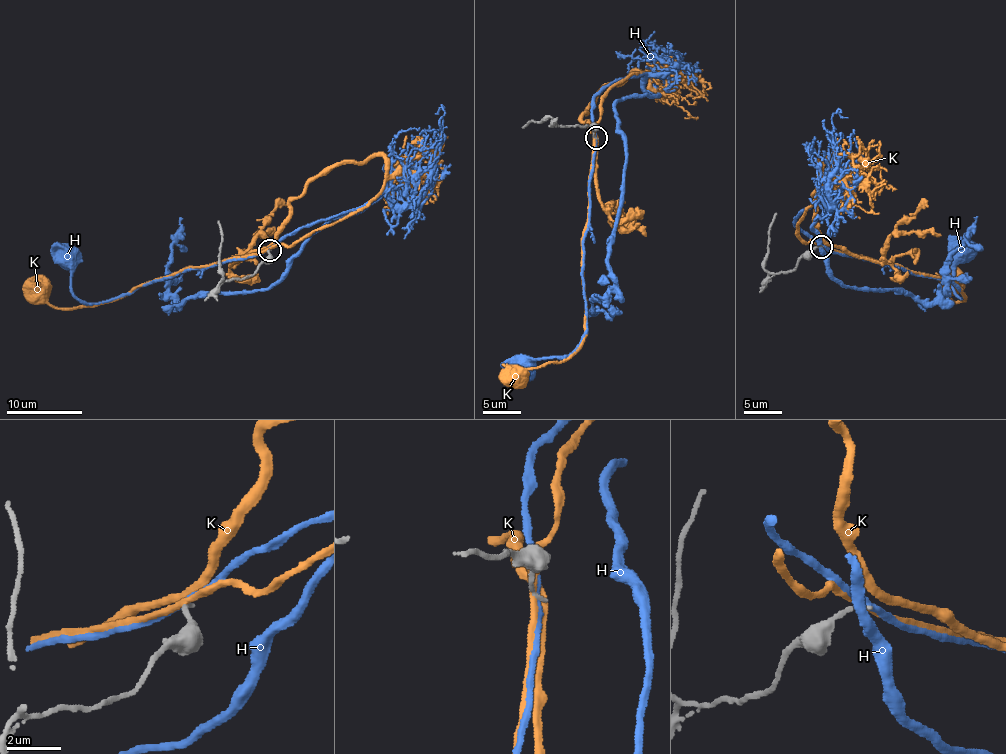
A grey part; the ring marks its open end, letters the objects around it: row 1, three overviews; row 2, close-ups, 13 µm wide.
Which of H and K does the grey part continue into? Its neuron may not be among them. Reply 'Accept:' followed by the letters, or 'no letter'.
Accept: no letter

